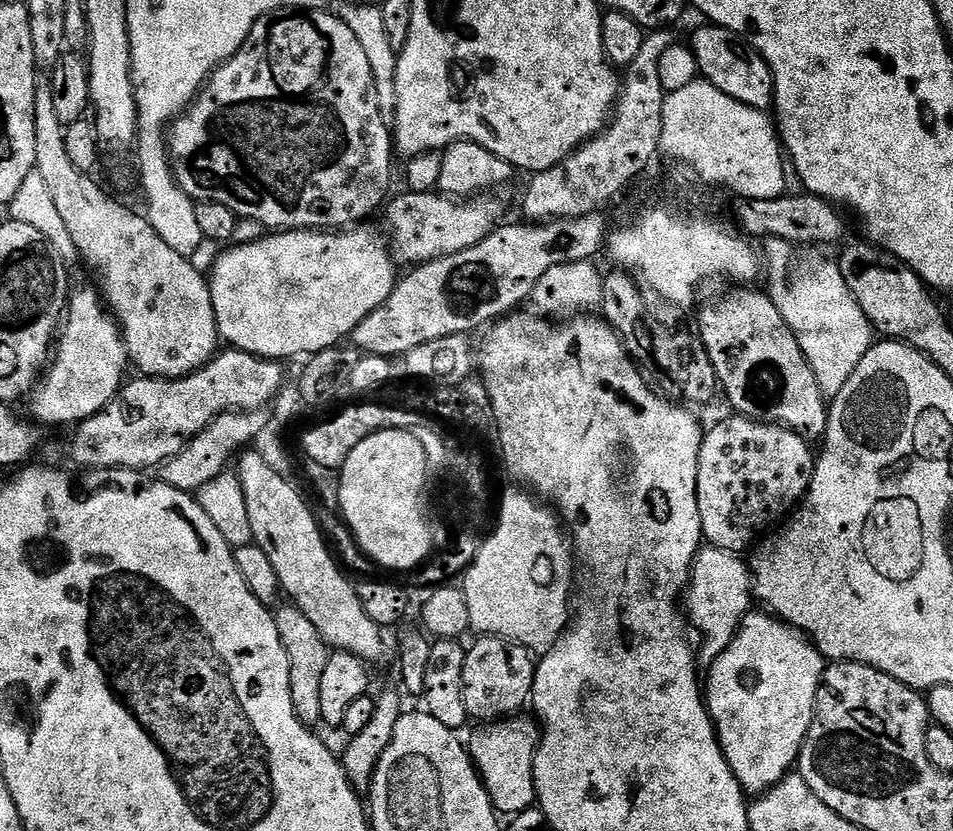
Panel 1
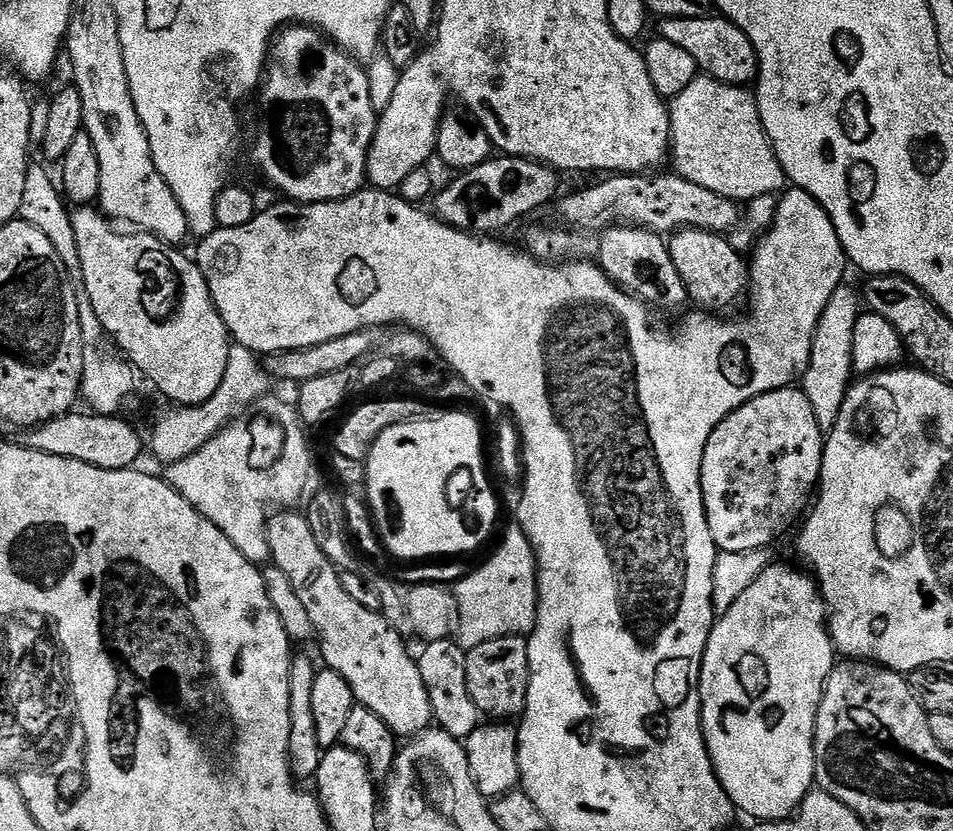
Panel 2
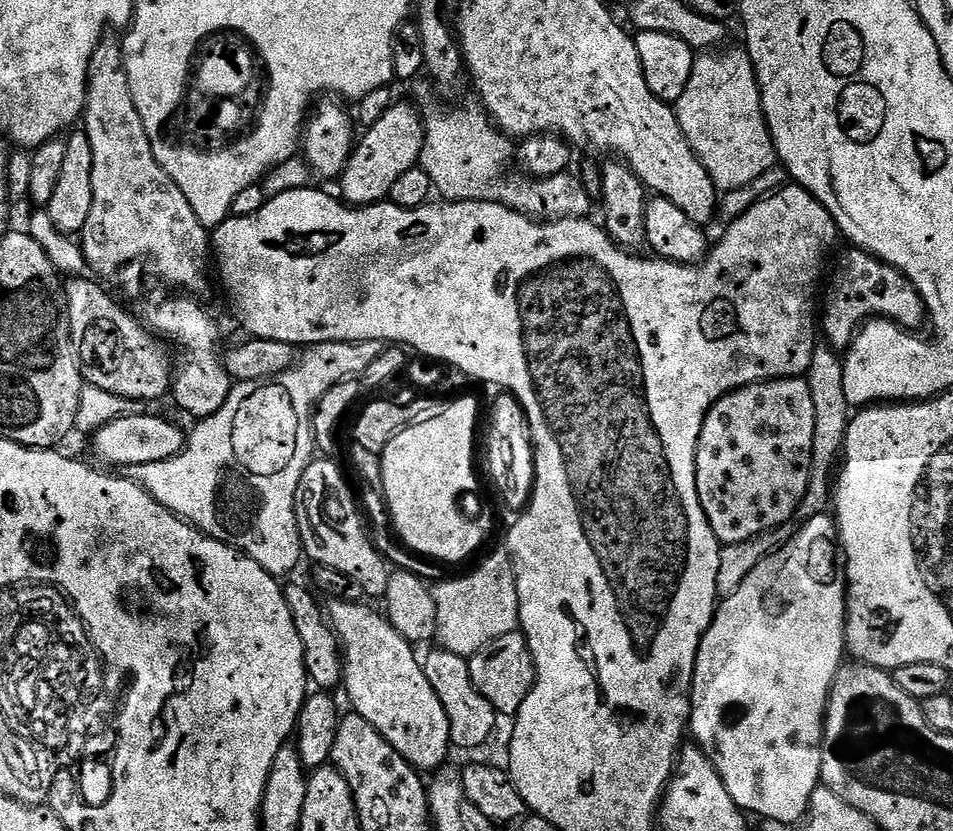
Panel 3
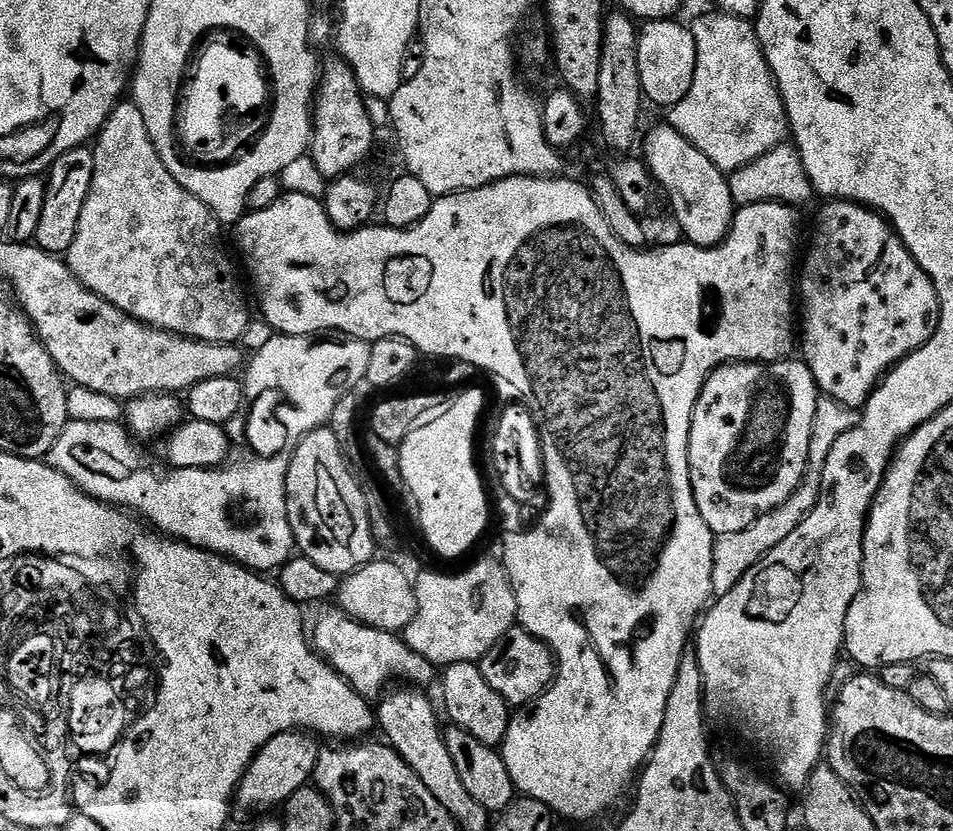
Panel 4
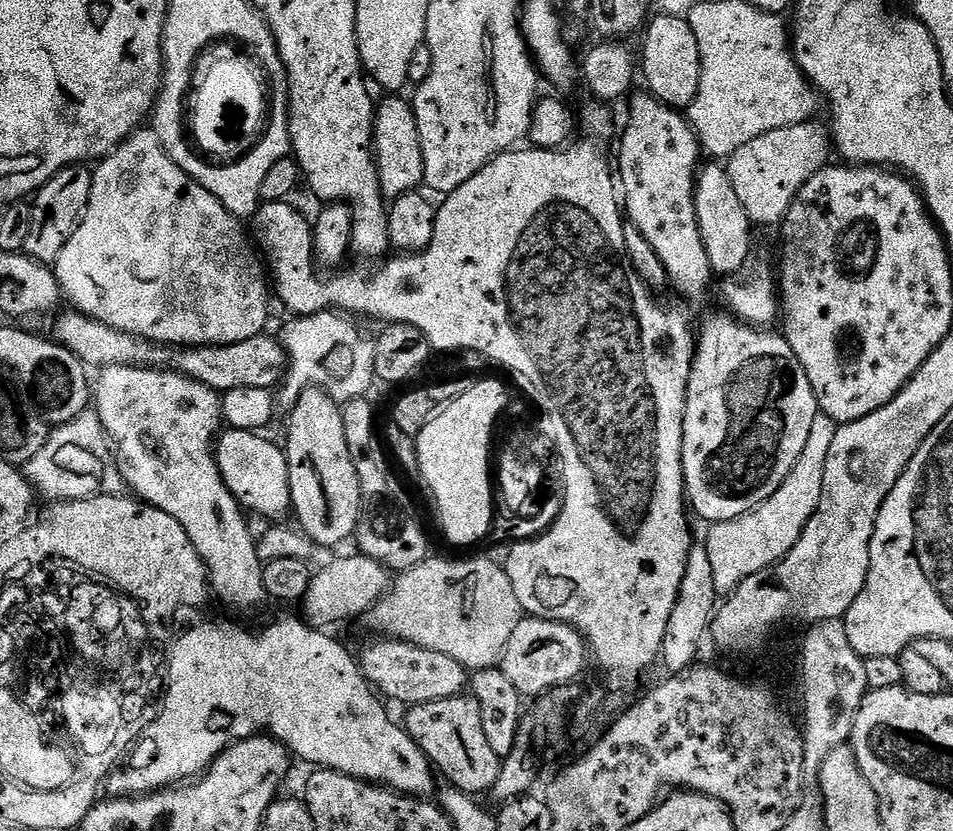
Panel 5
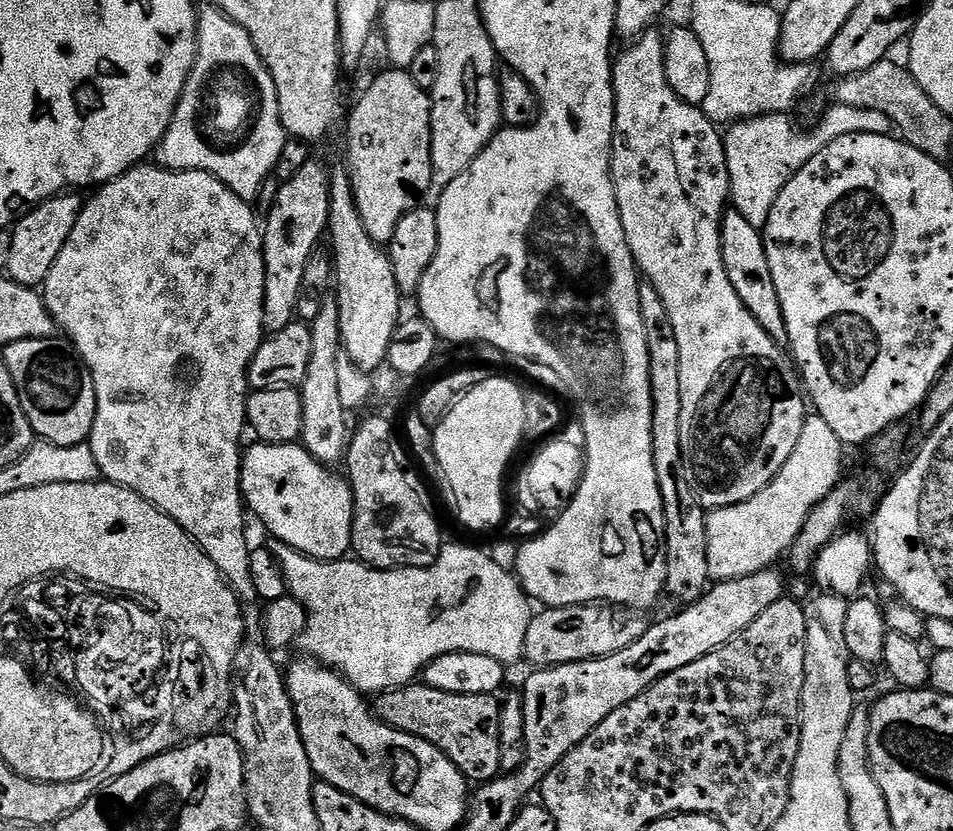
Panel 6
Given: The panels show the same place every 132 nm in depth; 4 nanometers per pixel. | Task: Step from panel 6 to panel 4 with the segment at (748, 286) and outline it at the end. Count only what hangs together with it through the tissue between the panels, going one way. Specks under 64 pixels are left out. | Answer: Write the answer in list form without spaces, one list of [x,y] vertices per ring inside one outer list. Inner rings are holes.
[[[661,122],[657,128],[650,129],[648,137],[646,136],[647,132],[642,140],[642,148],[644,144],[642,159],[647,164],[659,191],[663,195],[664,192],[668,195],[668,200],[672,203],[672,212],[676,215],[676,224],[684,231],[683,239],[687,243],[697,244],[699,248],[713,248],[715,244],[720,244],[732,229],[732,218],[738,211],[737,204],[732,201],[728,176],[720,172],[718,166],[714,166],[714,162],[710,162],[710,158],[702,154],[702,150],[686,142],[686,138],[682,138],[682,134],[678,134],[678,130],[674,130],[667,122]]]

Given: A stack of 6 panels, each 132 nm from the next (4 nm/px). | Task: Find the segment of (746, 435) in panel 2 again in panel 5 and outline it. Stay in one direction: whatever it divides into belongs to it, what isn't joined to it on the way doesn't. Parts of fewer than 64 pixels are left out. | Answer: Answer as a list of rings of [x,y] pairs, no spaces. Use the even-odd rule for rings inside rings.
[[[731,314],[724,316],[712,316],[701,328],[698,328],[698,339],[696,342],[696,356],[692,359],[692,369],[690,370],[690,382],[686,390],[686,410],[684,411],[684,437],[682,438],[682,470],[684,471],[684,490],[687,503],[691,511],[696,512],[702,519],[708,520],[712,524],[717,524],[730,518],[738,518],[750,510],[754,510],[782,482],[786,482],[786,474],[794,470],[794,462],[802,458],[802,450],[806,450],[806,442],[810,438],[810,429],[814,423],[814,418],[820,412],[820,407],[816,401],[814,390],[810,386],[810,378],[806,378],[806,370],[802,370],[802,362],[794,354],[794,350],[788,345],[783,335],[772,333],[772,330],[761,330],[759,327],[743,323]]]

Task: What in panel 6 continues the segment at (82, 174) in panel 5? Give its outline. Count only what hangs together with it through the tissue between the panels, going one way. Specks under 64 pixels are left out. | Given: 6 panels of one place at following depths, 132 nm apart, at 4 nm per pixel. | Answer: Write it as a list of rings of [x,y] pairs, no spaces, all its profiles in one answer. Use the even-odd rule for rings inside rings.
[[[79,195],[52,196],[16,221],[11,229],[10,262],[6,269],[9,280],[27,288],[39,289],[43,285],[50,274],[50,266],[54,266],[58,254],[62,254],[62,246],[66,246],[66,238],[70,238],[70,230],[74,230],[74,222],[82,207],[82,200],[76,196]]]

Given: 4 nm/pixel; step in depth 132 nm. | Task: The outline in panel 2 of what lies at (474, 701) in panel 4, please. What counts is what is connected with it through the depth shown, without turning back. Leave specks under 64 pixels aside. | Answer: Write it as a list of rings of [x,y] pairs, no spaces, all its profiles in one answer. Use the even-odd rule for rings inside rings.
[[[455,639],[434,640],[423,645],[424,649],[418,652],[418,663],[422,682],[426,682],[426,694],[430,694],[430,706],[432,707],[432,719],[443,732],[450,734],[454,739],[463,741],[482,722],[482,713],[478,706],[474,706],[474,698],[470,698],[470,686],[466,686],[466,658],[467,651],[456,643]]]

